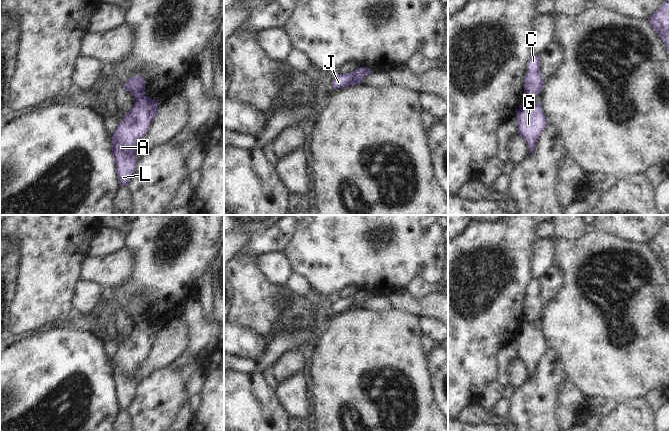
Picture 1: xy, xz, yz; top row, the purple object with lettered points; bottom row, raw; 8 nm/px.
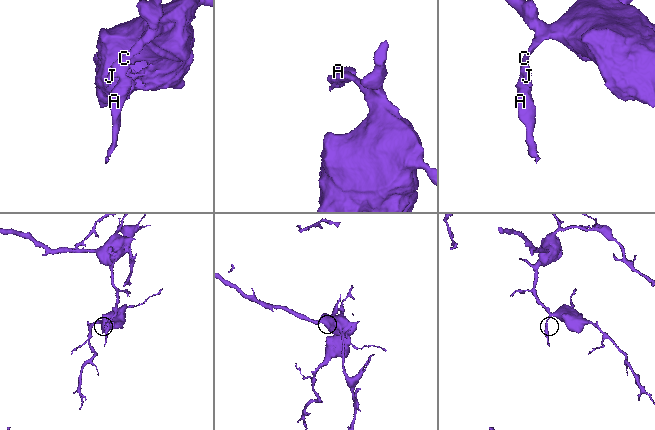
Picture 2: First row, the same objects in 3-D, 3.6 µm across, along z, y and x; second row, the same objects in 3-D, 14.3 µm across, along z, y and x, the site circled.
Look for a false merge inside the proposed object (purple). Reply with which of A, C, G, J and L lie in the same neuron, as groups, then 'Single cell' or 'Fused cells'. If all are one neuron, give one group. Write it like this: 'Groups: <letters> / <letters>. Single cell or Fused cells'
Groups: A G L / C J. Fused cells.

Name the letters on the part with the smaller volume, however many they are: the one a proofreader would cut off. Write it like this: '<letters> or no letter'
A, G, L

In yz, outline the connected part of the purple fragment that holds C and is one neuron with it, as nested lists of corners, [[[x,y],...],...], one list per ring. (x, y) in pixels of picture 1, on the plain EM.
[[[532,278],[528,285],[528,295],[524,302],[524,320],[533,322],[541,318],[544,306],[540,294],[540,279]]]

